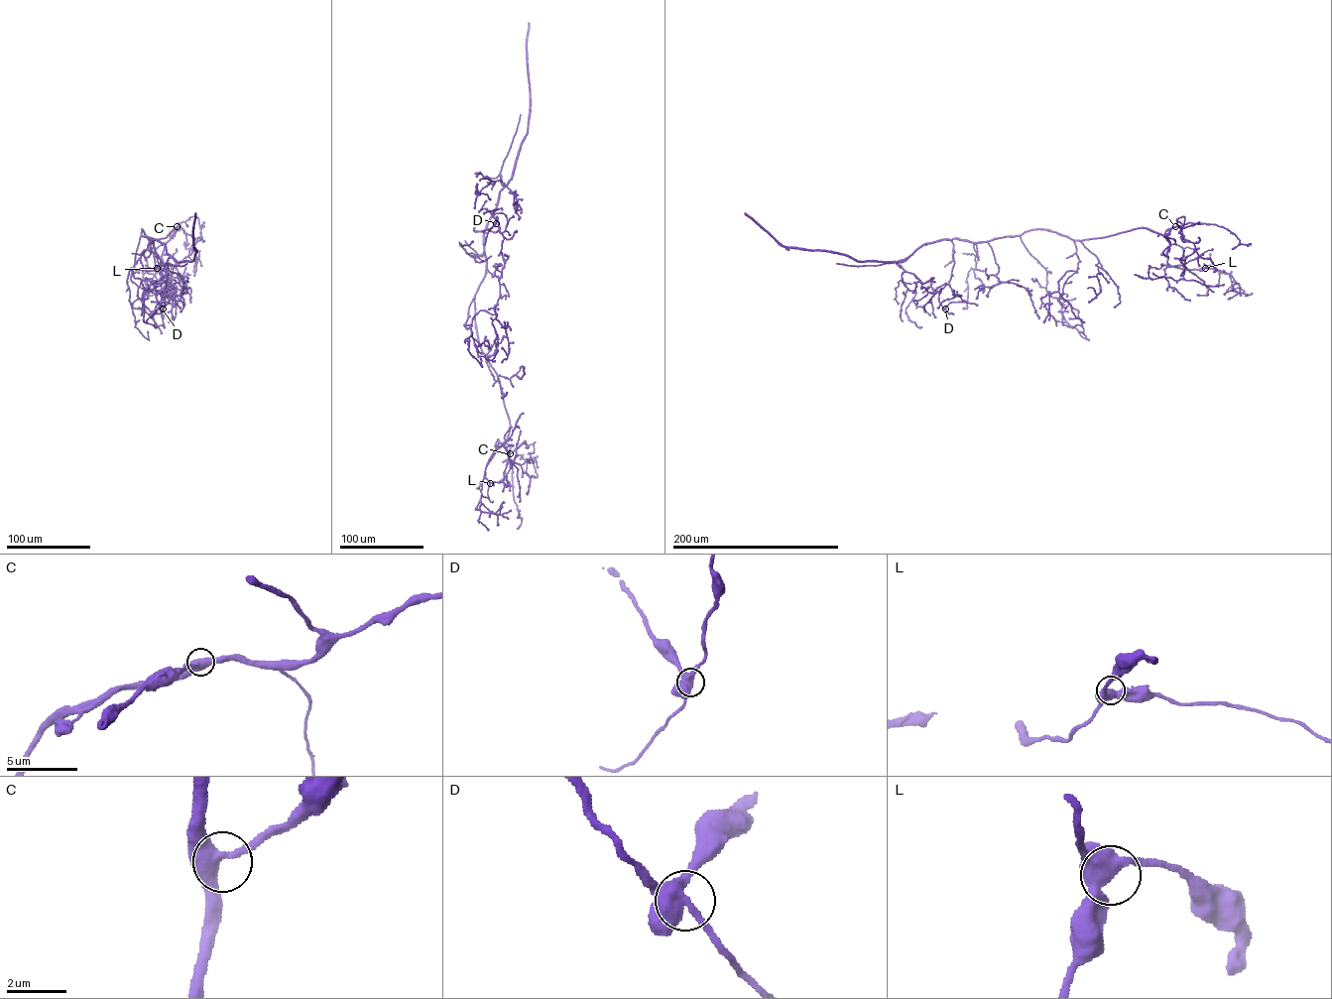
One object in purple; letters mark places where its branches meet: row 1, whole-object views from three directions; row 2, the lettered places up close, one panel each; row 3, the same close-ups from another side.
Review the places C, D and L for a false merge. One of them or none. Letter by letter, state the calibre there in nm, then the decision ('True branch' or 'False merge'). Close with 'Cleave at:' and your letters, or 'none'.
C: Thickness 420 nm. True branch
D: Thickness 440 nm. True branch
L: Thickness 440 nm. True branch
Cleave at: none

